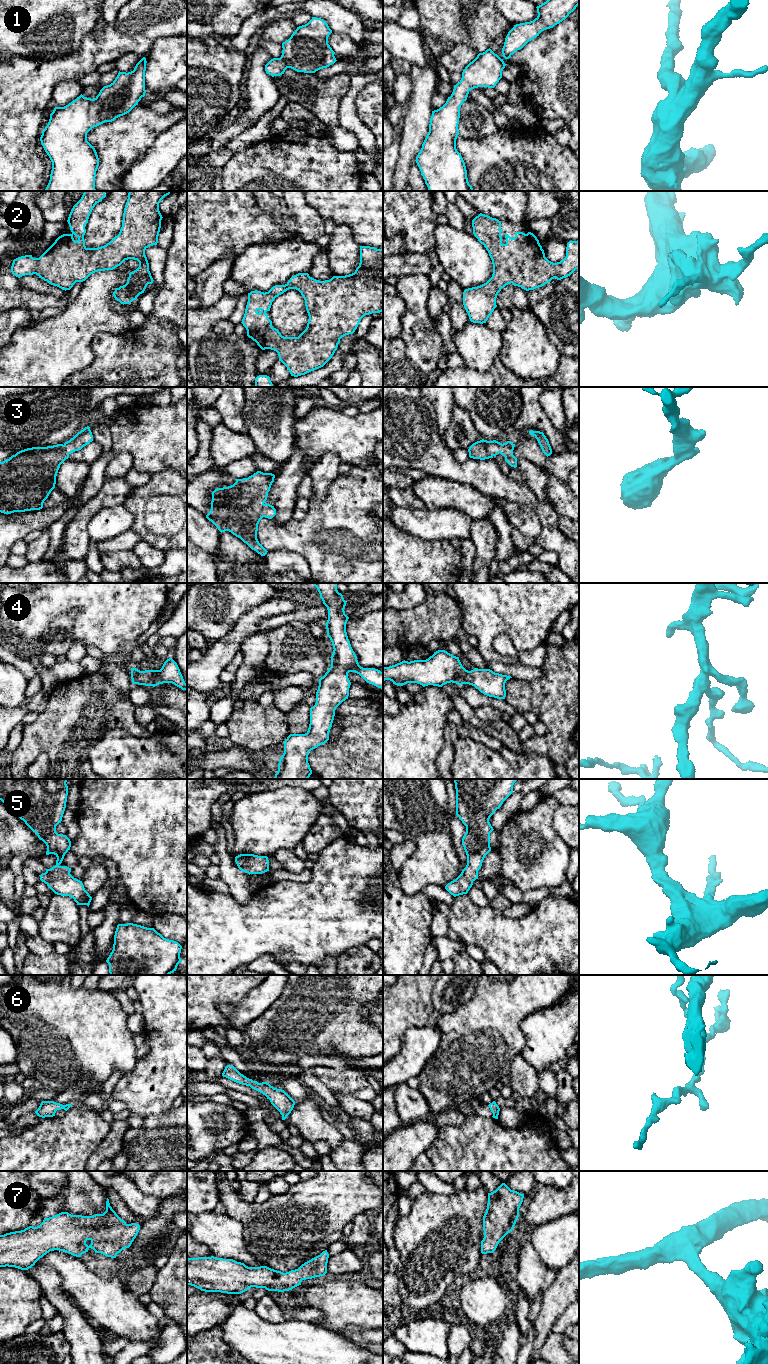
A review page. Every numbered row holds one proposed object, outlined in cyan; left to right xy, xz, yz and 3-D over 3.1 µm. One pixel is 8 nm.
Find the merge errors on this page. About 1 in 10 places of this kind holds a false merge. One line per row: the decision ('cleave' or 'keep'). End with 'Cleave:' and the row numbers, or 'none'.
1: keep
2: keep
3: keep
4: keep
5: keep
6: keep
7: keep
Cleave: none

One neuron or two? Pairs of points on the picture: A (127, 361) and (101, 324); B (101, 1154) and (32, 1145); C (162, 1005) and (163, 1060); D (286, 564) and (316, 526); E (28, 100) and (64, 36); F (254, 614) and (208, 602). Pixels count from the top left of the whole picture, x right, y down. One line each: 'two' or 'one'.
A: two
B: two
C: one
D: two
E: two
F: two

